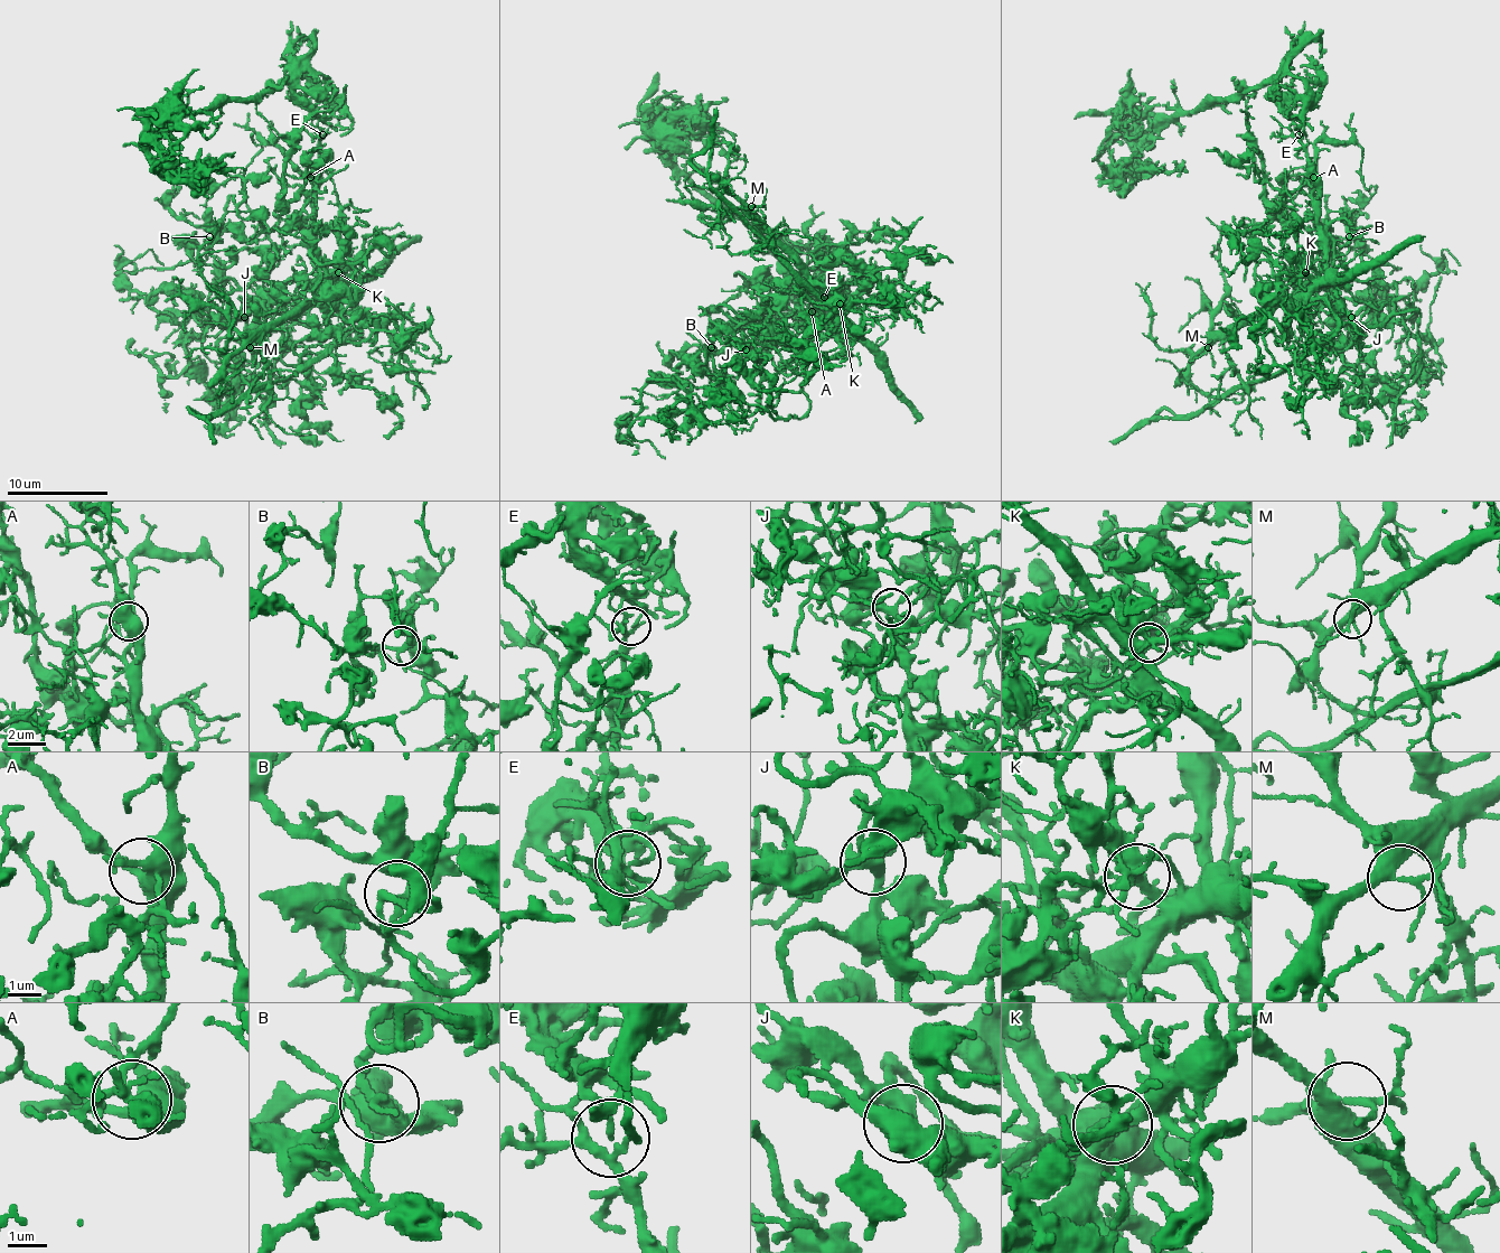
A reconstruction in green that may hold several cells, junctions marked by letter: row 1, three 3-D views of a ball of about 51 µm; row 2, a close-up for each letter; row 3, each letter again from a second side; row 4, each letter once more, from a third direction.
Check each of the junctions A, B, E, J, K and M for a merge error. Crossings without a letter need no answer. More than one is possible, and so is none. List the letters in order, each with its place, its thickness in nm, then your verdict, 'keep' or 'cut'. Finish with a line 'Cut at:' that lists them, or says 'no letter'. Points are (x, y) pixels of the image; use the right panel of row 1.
A: at (1313, 177); 500 nm thick; keep
B: at (1349, 236); 240 nm thick; keep
E: at (1299, 134); 150 nm thick; cut
J: at (1351, 317); 320 nm thick; keep
K: at (1305, 272); 280 nm thick; cut
M: at (1208, 347); 280 nm thick; keep
Cut at: E, K

